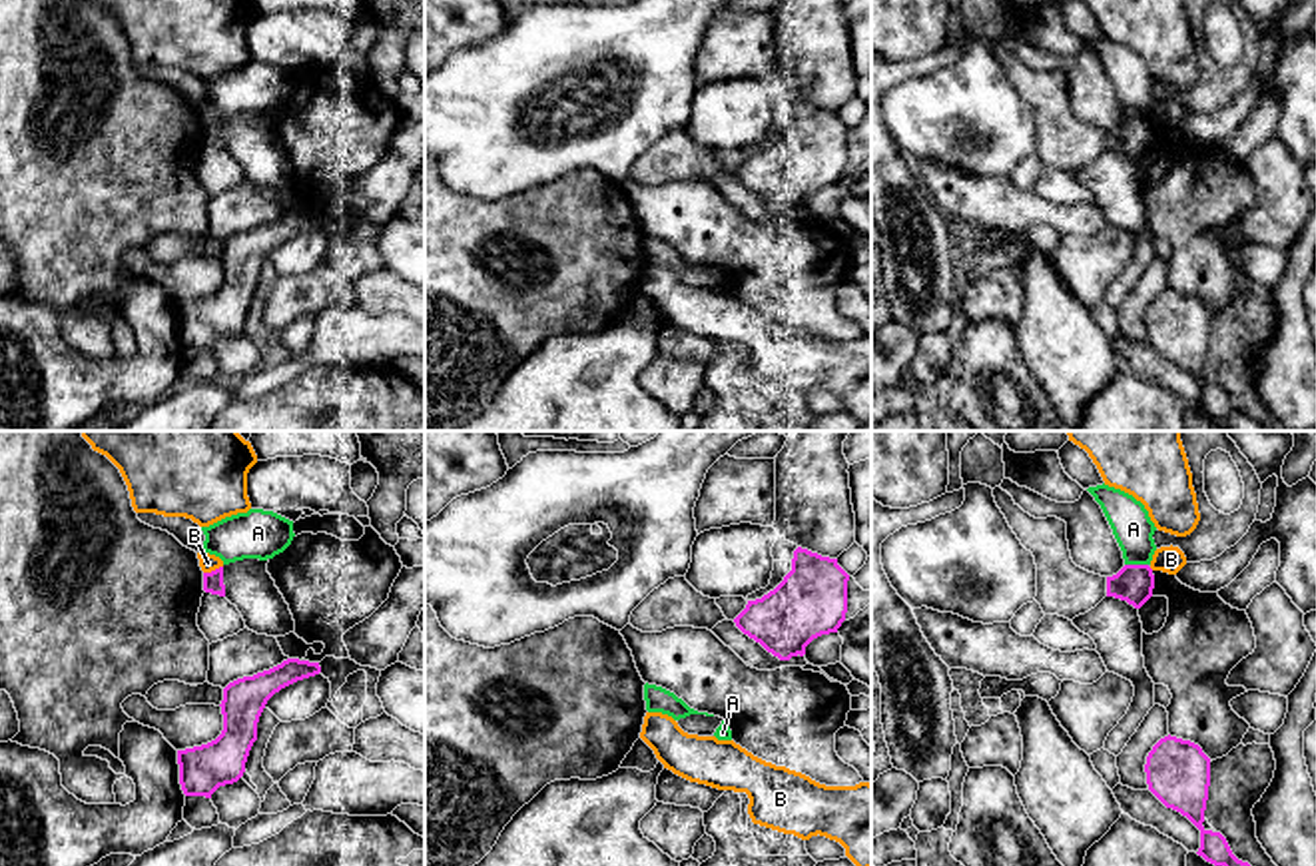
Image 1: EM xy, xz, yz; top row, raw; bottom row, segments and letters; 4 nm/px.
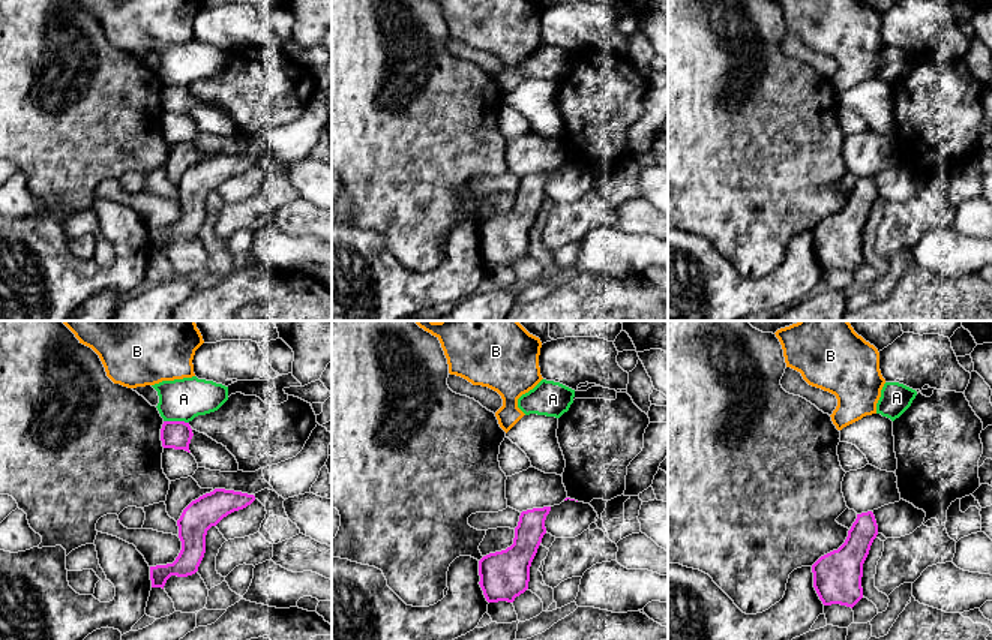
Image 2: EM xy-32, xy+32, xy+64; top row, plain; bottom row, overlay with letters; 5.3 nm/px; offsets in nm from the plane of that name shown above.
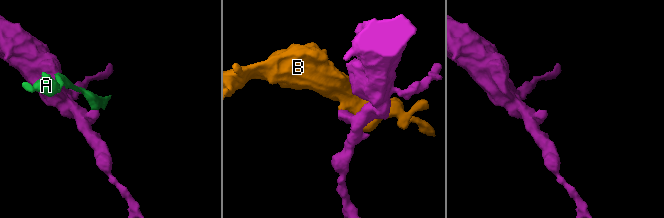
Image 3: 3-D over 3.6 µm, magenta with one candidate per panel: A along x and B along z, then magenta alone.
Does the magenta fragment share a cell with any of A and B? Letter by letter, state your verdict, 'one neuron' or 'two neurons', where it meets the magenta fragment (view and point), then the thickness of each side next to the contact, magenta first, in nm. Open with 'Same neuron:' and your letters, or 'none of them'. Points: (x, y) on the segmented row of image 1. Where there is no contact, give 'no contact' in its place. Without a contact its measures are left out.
Same neuron: none of them
A: two neurons; meets magenta in yz at (1137, 565); 160 nm thick on the magenta side, 160 nm on the other
B: two neurons; meets magenta in xy at (212, 571); 80 nm thick on the magenta side, 70 nm on the other

